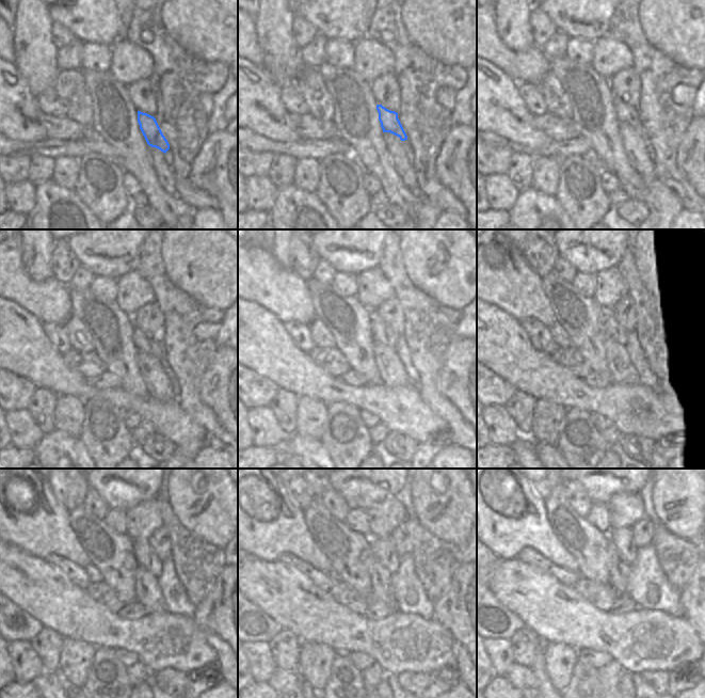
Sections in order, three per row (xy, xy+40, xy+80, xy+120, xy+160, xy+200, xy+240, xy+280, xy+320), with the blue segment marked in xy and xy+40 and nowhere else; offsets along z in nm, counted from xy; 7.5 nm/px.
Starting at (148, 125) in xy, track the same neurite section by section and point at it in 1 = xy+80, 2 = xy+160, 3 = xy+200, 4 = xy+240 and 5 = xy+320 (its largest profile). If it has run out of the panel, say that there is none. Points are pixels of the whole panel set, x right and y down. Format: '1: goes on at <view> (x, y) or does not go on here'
1: goes on at xy+80 (626, 113)
2: goes on at xy+160 (382, 334)
3: goes on at xy+200 (618, 328)
4: goes on at xy+240 (144, 555)
5: goes on at xy+320 (622, 539)

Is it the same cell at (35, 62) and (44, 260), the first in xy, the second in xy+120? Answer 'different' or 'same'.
same

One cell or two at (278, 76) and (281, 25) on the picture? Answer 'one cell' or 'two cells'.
one cell

